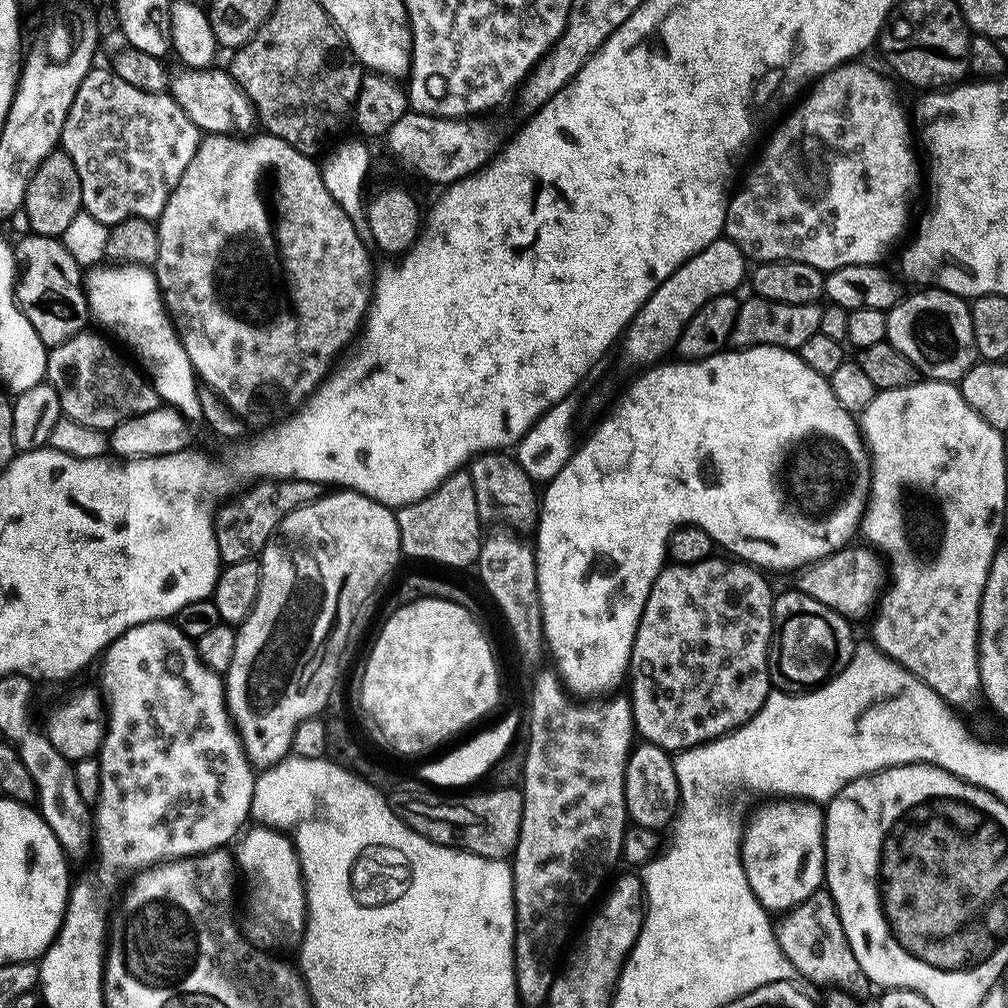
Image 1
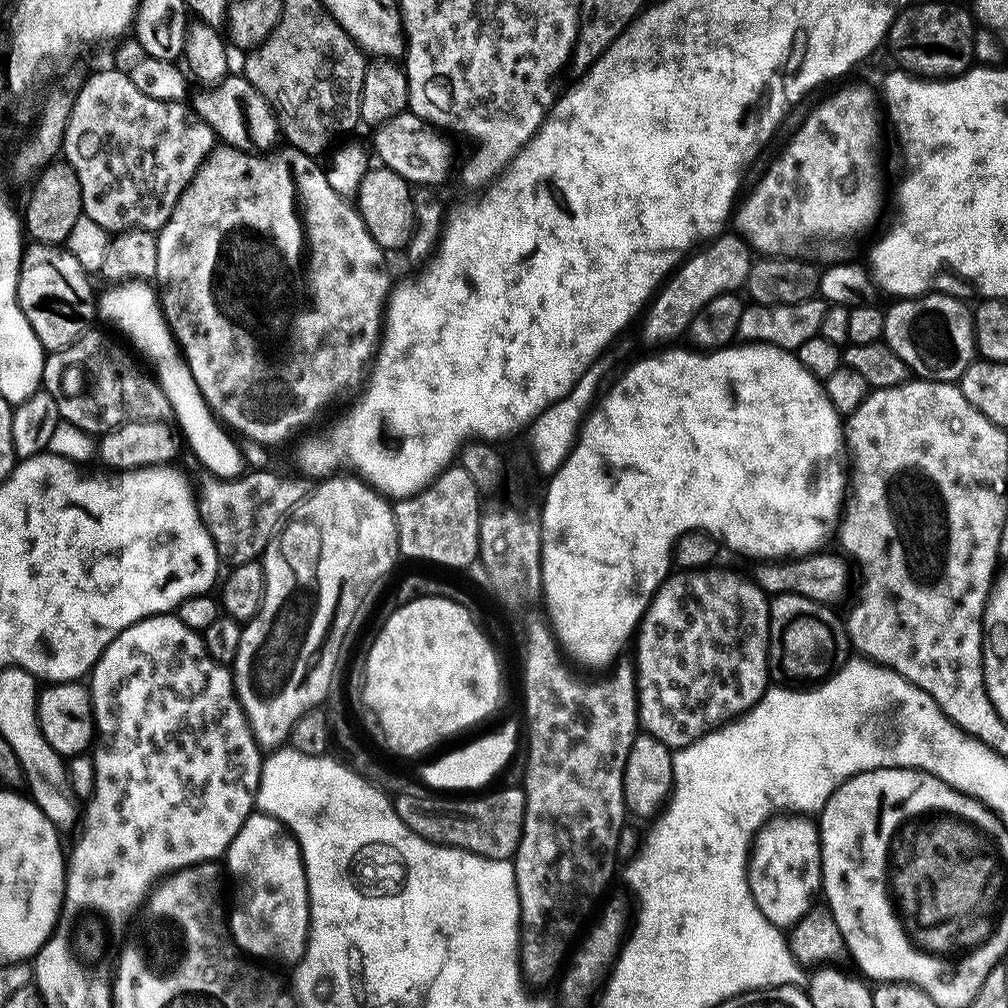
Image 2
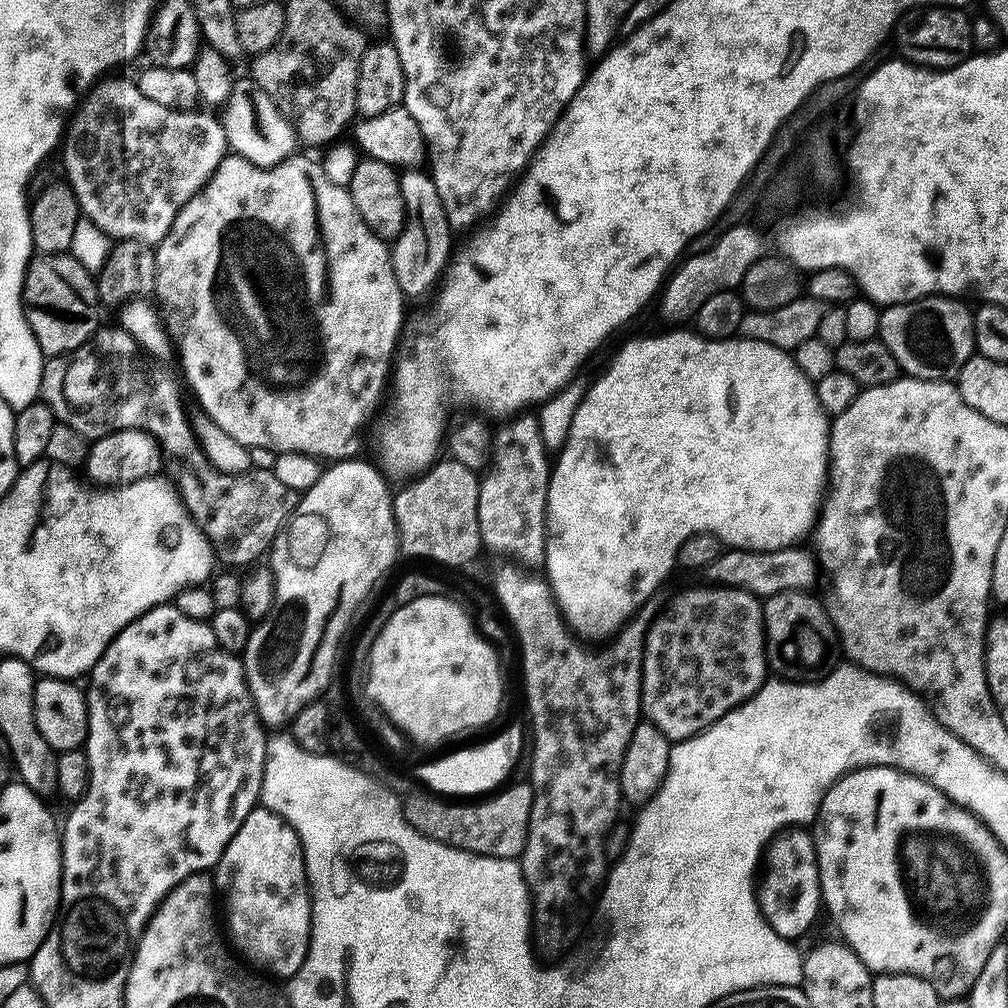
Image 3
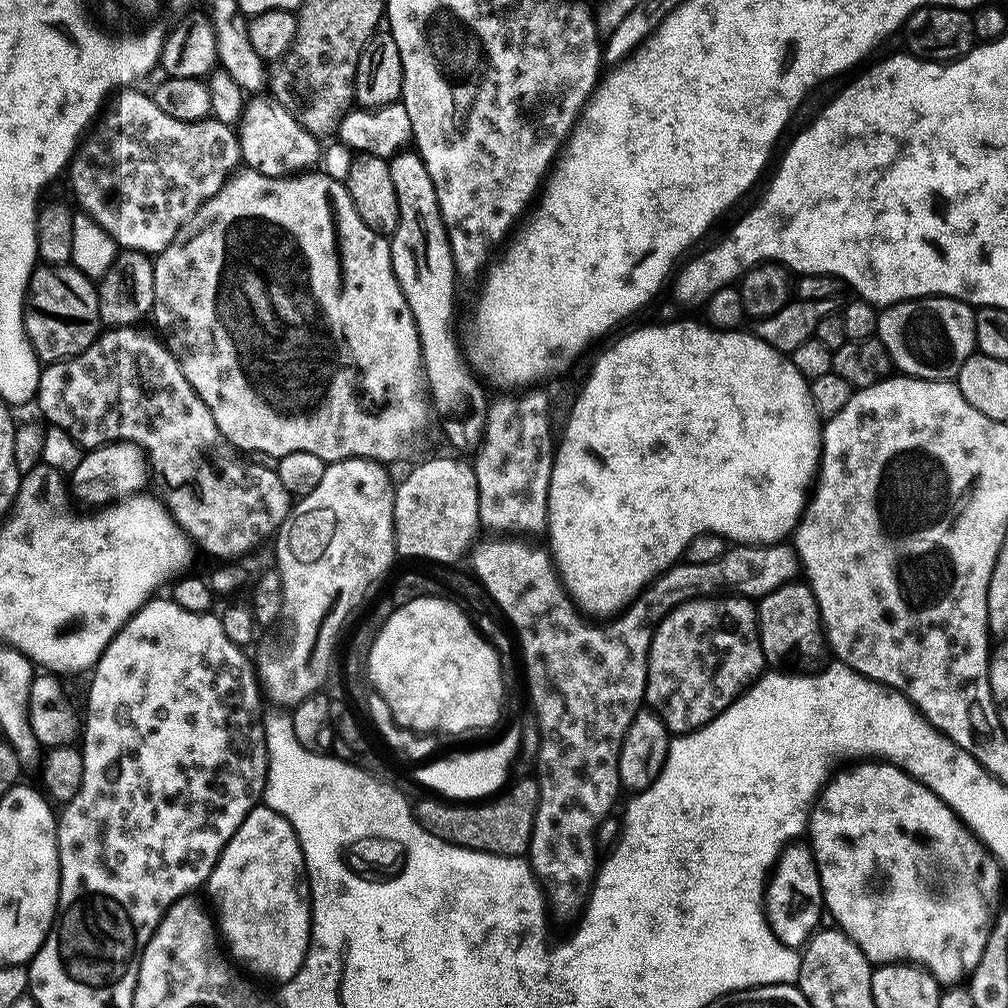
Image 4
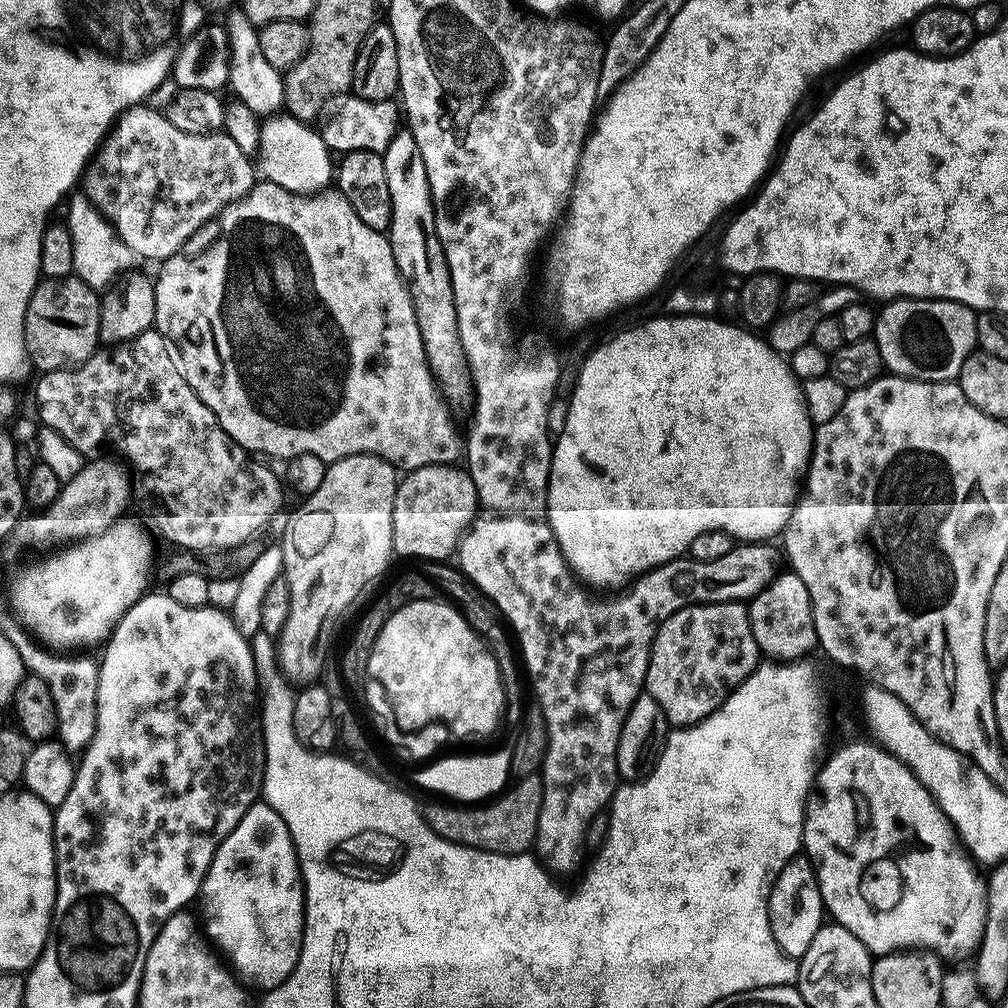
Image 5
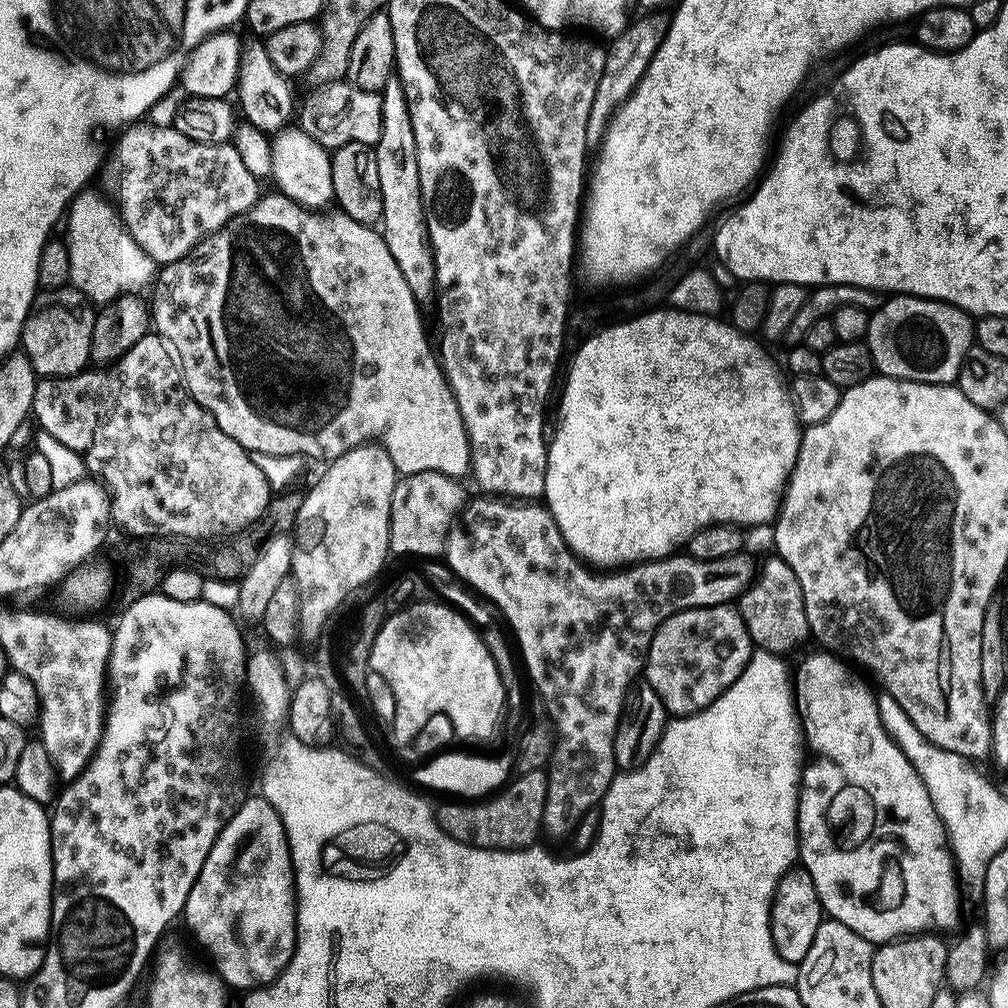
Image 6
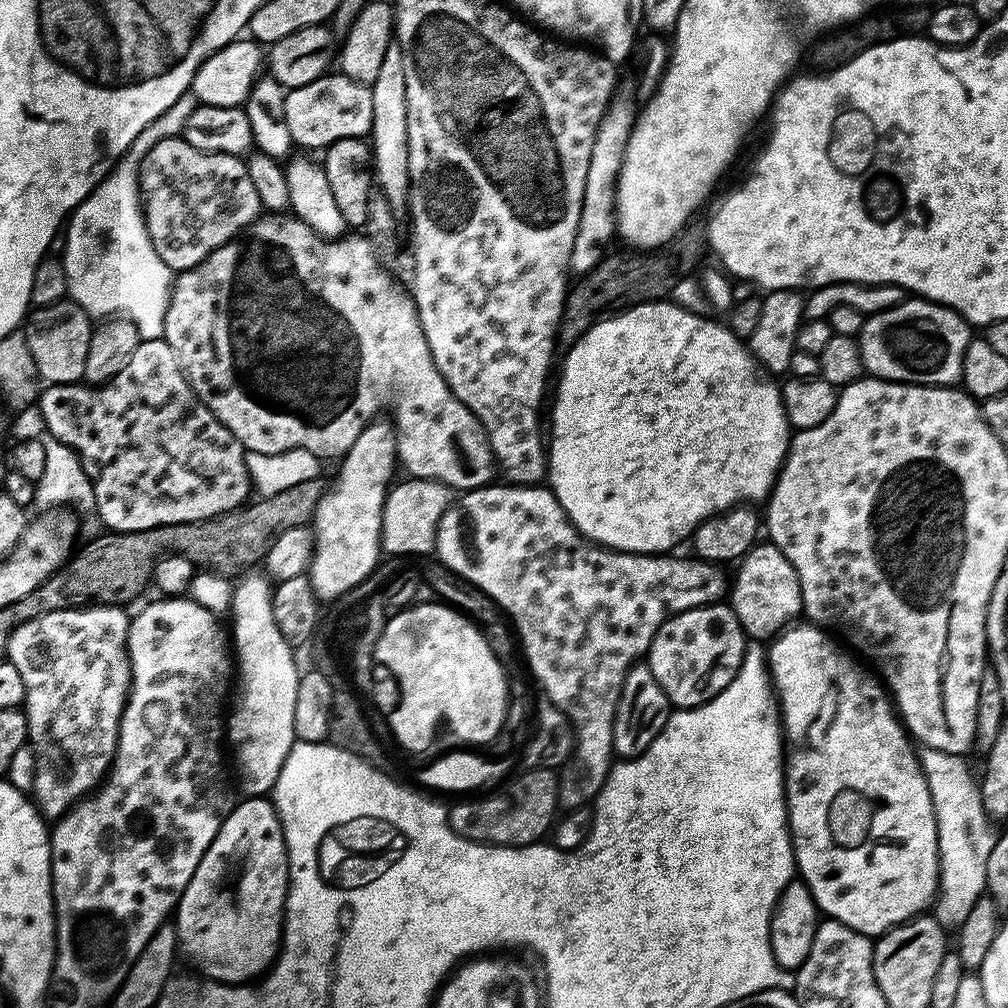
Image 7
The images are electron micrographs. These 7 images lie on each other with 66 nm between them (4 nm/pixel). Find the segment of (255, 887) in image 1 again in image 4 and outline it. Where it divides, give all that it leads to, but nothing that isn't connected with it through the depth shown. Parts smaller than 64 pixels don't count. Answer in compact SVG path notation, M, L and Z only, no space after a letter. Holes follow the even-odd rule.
M257 806L253 808L251 814L242 822L242 826L238 826L238 830L234 833L234 835L232 835L227 846L221 850L220 857L214 866L214 870L208 875L206 891L212 895L212 904L216 907L214 916L218 921L219 935L222 937L226 948L226 943L228 943L229 949L227 948L227 951L231 953L233 957L236 955L238 959L245 960L245 962L248 963L249 970L252 971L254 975L265 976L268 980L283 982L285 980L289 980L290 978L294 978L294 974L298 974L298 970L304 964L304 959L308 953L308 942L312 934L312 905L310 903L309 893L306 891L304 855L300 849L298 838L290 826L290 822L284 816L280 816L274 809L267 806Z

